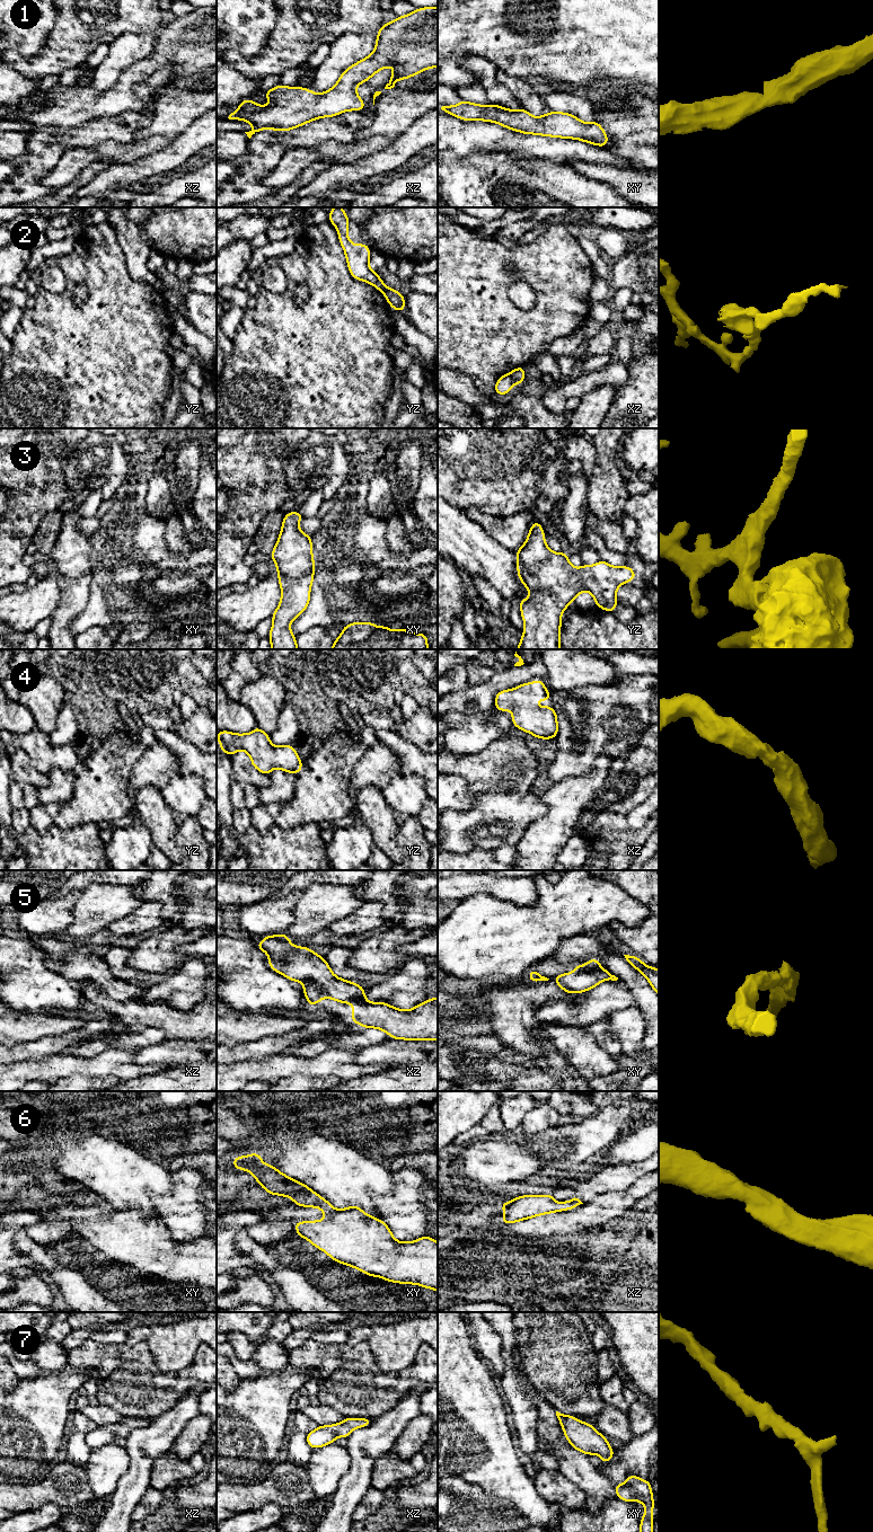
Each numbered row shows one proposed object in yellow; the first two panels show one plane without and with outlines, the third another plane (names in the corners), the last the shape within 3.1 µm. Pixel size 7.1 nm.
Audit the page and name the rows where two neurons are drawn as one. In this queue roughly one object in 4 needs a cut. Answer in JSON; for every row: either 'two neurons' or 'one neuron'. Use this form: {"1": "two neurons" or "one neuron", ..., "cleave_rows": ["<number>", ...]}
{"1": "one neuron", "2": "two neurons", "3": "one neuron", "4": "one neuron", "5": "one neuron", "6": "one neuron", "7": "one neuron", "cleave_rows": ["2"]}

